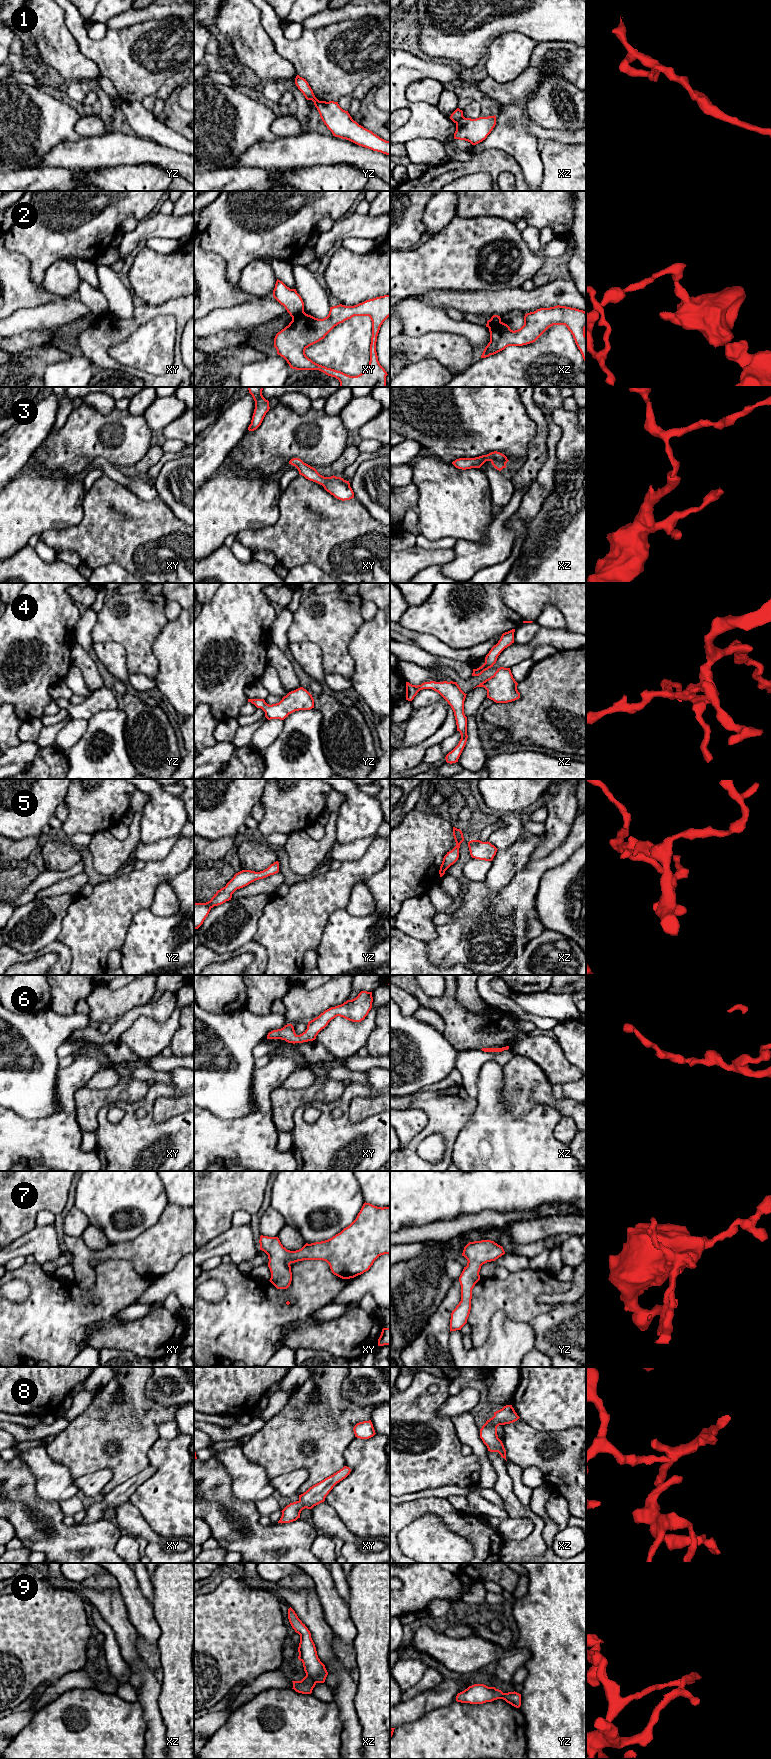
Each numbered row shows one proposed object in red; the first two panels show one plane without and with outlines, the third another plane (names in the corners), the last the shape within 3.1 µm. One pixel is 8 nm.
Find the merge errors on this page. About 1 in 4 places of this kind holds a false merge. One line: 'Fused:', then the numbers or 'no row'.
Fused: 1, 2, 9

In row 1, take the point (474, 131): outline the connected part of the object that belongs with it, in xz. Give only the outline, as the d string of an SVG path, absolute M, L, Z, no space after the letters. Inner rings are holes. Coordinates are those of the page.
M495 115L476 119L463 117L456 123L454 139L465 140L476 145L487 138L495 125Z

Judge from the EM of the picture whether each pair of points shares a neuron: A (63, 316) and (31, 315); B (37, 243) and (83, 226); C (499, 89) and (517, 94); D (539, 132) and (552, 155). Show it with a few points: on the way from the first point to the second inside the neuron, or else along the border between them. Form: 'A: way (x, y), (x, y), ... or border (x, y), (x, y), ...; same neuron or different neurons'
A: way (55, 316), (39, 316); same neuron
B: way (48, 234), (62, 234), (72, 230); same neuron
C: way (503, 93), (513, 93); same neuron
D: border (542, 140), (555, 139), (567, 144); different neurons

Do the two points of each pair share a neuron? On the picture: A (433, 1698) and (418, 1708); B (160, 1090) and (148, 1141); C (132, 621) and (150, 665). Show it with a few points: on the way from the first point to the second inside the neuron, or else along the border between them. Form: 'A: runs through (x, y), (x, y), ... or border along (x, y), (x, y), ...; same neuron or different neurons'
A: runs through (429, 1700), (422, 1704); same neuron
B: runs through (147, 1102), (146, 1128); same neuron
C: runs through (137, 632), (140, 654); same neuron

